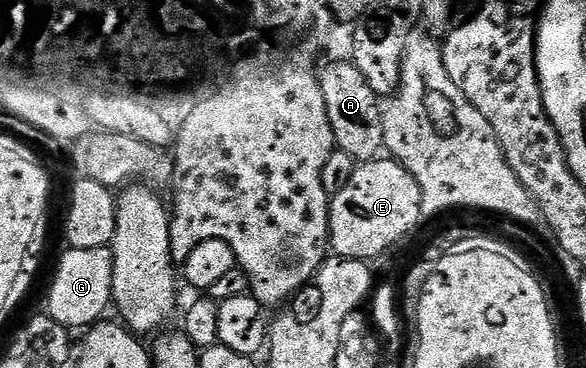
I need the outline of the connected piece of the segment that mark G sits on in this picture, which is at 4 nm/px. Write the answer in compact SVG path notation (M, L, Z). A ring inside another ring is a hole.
M109 246L82 250L69 248L66 251L53 274L53 283L49 286L48 317L66 328L88 328L106 317L105 309L113 302L113 251Z

